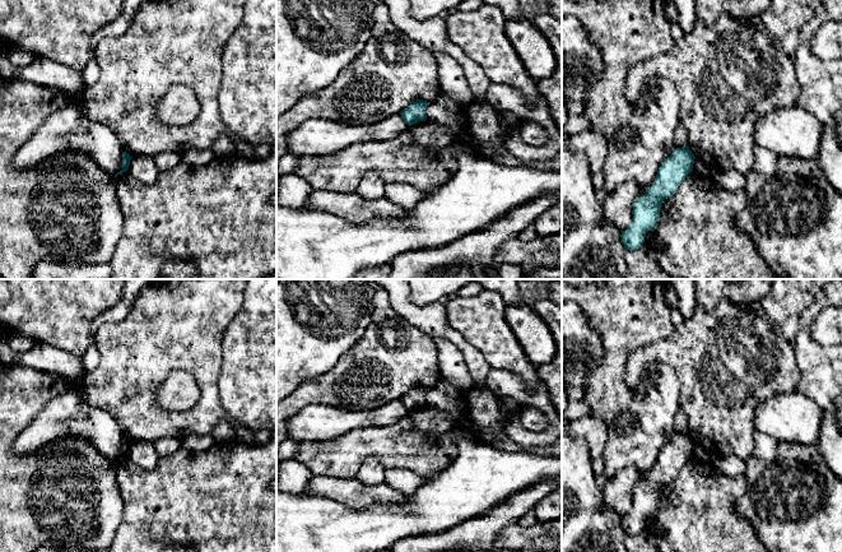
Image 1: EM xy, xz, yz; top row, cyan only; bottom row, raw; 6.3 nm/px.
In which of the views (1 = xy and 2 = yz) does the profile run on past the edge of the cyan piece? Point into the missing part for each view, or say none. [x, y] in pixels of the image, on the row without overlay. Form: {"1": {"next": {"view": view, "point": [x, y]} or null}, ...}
{"1": {"next": null}, "2": {"next": null}}

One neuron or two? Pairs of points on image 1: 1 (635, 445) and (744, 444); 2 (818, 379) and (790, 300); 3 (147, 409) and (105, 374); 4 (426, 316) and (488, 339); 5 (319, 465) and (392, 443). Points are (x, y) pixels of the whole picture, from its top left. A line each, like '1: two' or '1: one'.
1: two
2: two
3: one
4: two
5: one

